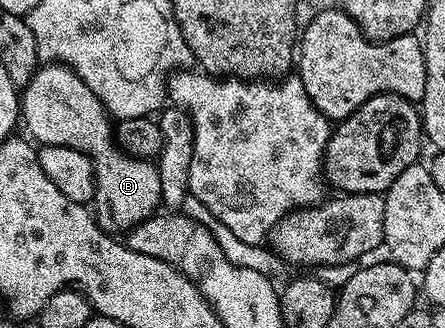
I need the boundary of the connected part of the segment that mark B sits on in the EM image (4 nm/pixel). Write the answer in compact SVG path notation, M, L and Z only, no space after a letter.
M64 64L39 65L32 80L21 91L20 122L23 127L26 125L27 132L25 131L25 133L35 143L42 146L67 146L90 155L94 165L92 213L97 225L101 226L103 230L125 232L141 219L151 217L159 209L162 193L160 192L160 176L157 165L145 158L133 158L116 147L115 131L112 129L112 122L106 109L102 107L102 101L94 95L92 88L88 88L88 84L84 84L84 80L80 80L80 76L76 76L76 72L72 72Z

